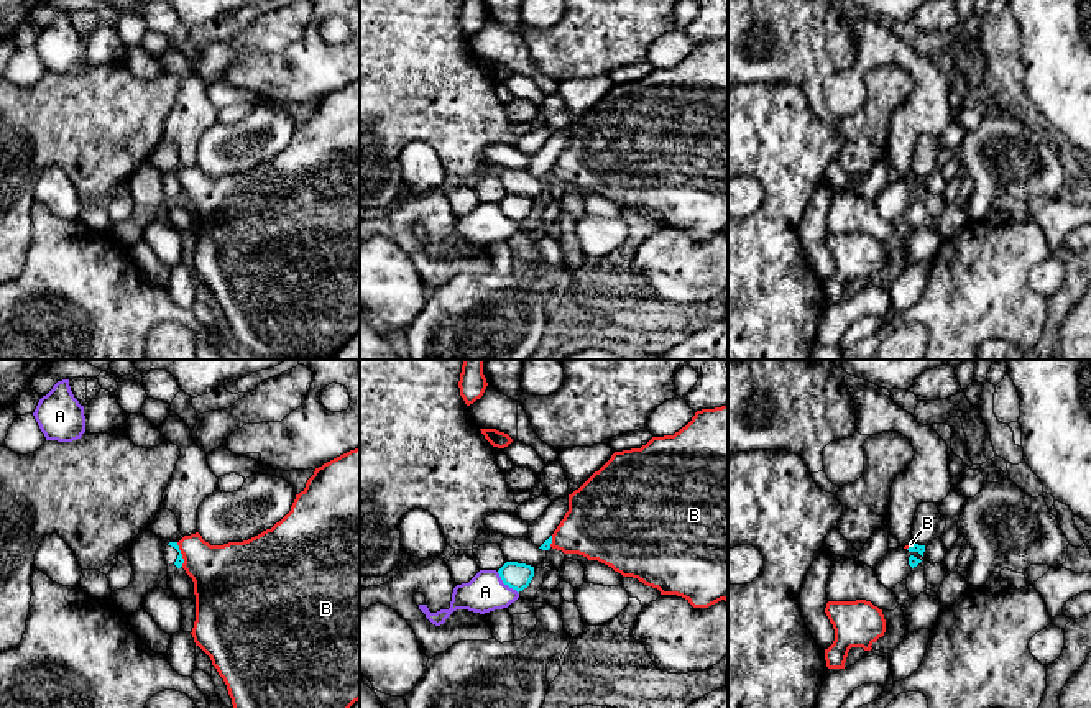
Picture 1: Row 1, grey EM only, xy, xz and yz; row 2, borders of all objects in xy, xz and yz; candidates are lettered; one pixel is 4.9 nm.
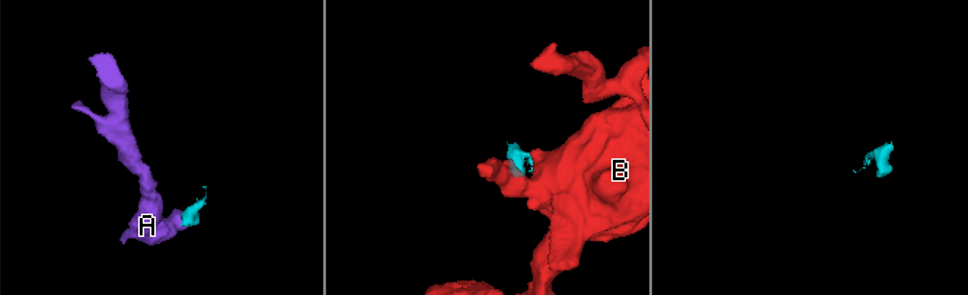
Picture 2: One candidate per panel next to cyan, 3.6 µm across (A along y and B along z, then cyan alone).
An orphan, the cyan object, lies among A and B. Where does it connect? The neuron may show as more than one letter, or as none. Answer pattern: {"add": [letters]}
{"add": []}

